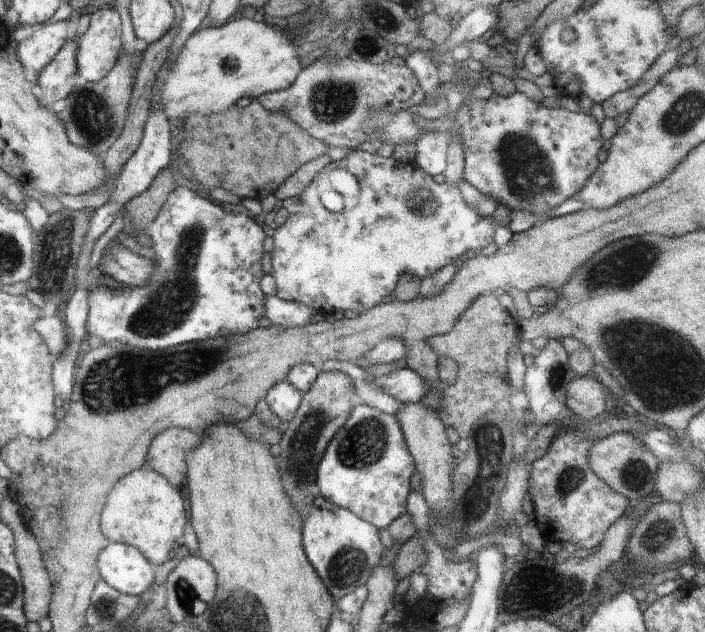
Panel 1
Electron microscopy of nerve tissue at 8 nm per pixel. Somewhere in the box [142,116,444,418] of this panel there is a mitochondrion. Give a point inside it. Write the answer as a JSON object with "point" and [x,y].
{"point":[421,203]}

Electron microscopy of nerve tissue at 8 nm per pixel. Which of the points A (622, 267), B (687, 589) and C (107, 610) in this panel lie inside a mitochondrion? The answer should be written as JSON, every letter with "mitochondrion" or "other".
{"A":"mitochondrion","B":"other","C":"mitochondrion"}

